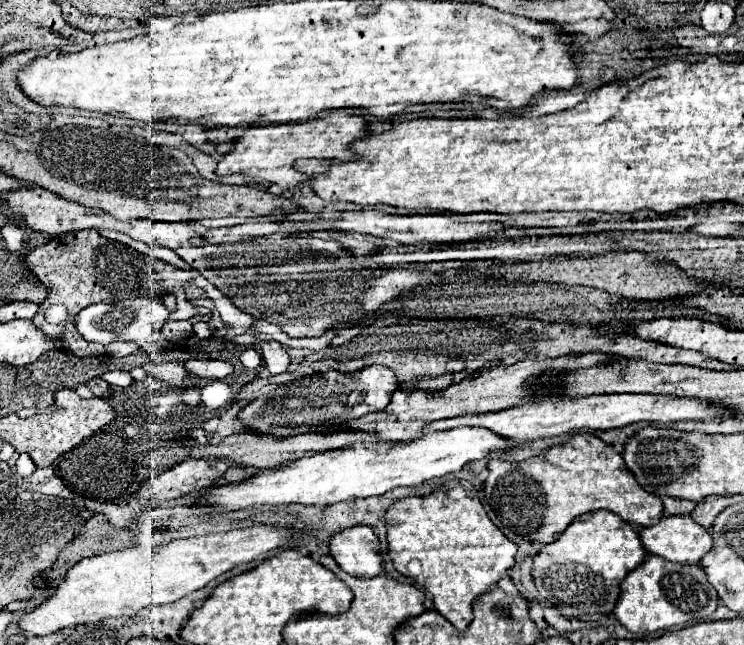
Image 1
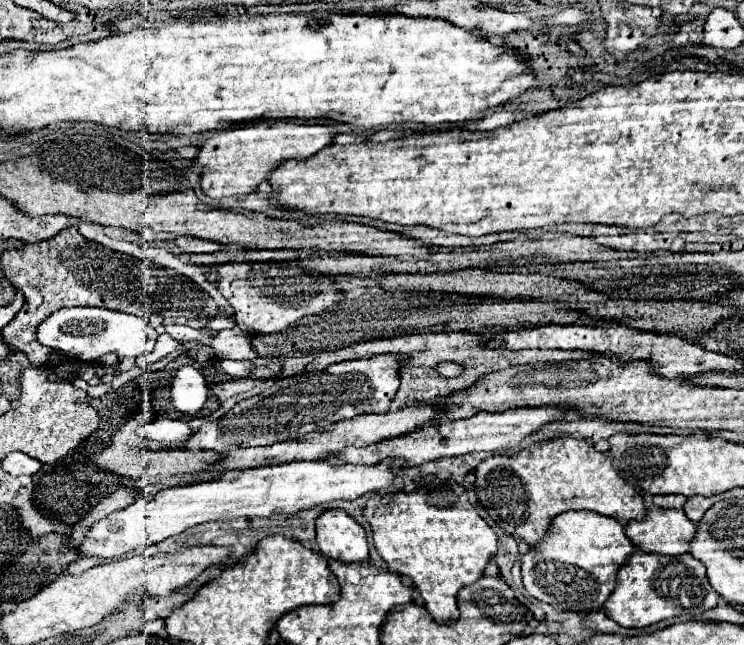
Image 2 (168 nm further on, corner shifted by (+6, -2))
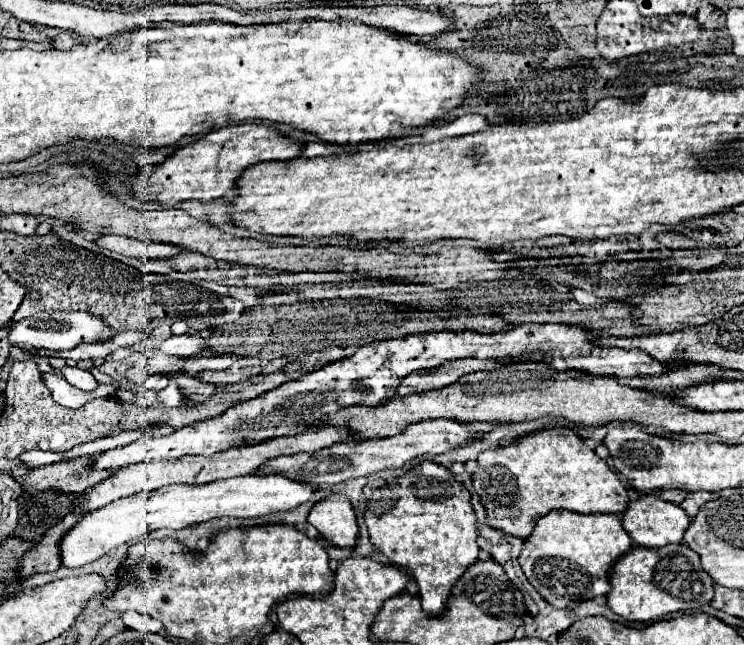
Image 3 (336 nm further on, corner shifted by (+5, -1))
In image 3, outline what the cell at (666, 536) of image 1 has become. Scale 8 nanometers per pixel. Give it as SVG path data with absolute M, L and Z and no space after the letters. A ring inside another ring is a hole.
M643 495L635 501L631 501L627 511L623 513L625 531L631 535L631 539L637 545L649 547L649 549L659 549L659 547L665 547L669 543L681 543L689 523L691 523L689 517L685 515L685 511L679 505L661 501L657 495Z

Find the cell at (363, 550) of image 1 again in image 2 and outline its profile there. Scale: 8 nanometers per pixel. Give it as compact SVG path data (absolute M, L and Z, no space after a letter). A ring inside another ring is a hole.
M324 510L316 520L316 534L320 552L324 556L340 560L344 564L368 562L366 532L344 510Z

